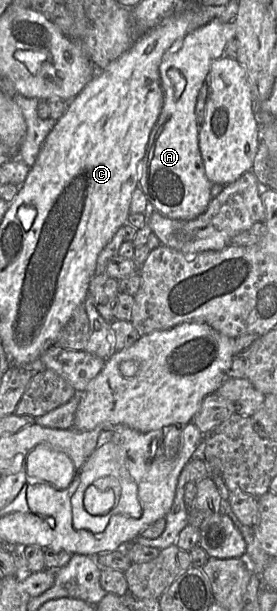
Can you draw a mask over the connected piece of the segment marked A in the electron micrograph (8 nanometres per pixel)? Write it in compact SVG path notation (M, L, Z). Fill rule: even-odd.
M212 20L186 34L177 51L167 51L159 65L163 105L146 145L140 163L138 188L146 195L153 209L176 220L191 220L207 209L212 184L204 169L198 146L200 125L195 115L198 93L214 60L224 55L226 44L235 38L234 21Z

